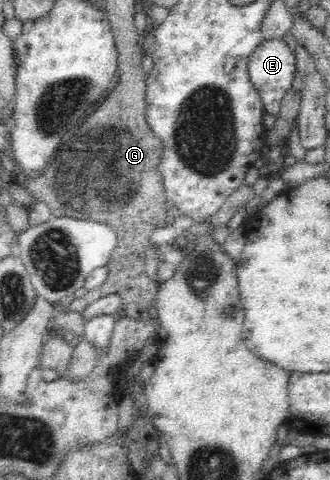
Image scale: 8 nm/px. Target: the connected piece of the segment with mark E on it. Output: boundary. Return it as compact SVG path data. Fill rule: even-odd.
M263 40L248 60L248 74L267 114L278 114L283 95L292 87L295 55L283 40Z

